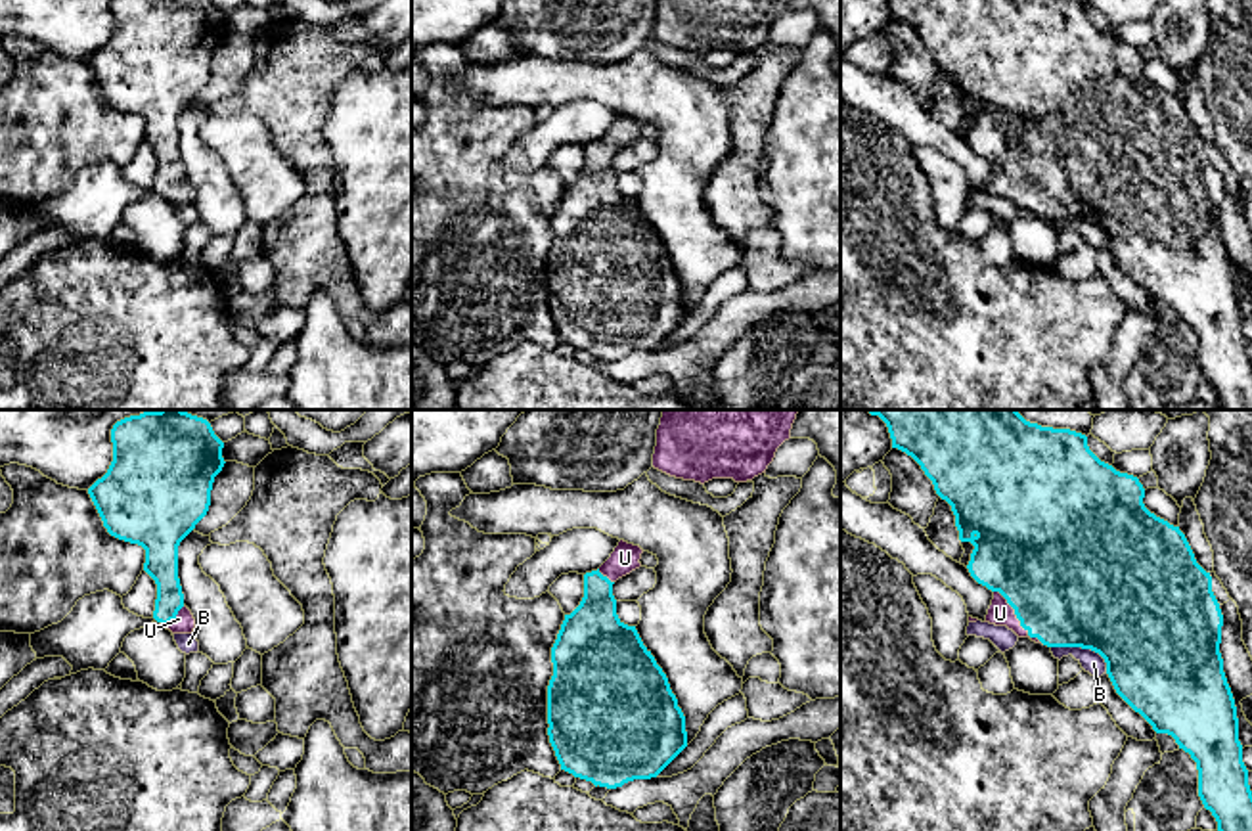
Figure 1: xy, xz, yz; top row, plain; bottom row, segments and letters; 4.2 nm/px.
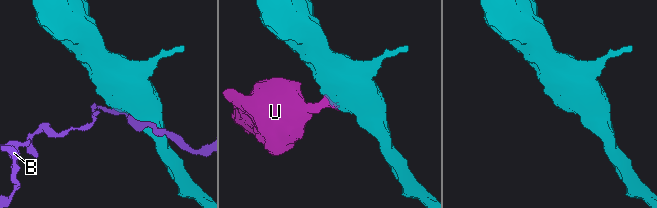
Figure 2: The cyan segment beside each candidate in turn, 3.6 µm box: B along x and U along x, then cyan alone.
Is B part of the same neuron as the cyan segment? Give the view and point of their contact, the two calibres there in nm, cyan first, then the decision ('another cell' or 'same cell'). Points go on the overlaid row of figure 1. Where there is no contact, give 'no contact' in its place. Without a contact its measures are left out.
yz (1084, 648) | 500/90 nm | another cell

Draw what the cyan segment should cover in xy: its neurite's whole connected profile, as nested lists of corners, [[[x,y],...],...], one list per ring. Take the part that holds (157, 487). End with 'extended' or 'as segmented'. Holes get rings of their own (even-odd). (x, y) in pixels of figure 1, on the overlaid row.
[[[184,410],[144,412],[111,429],[113,461],[88,494],[107,532],[145,550],[144,571],[157,584],[153,618],[172,634],[193,634],[195,618],[184,605],[178,546],[207,515],[214,477],[224,467],[224,442],[211,423]]]; extended

